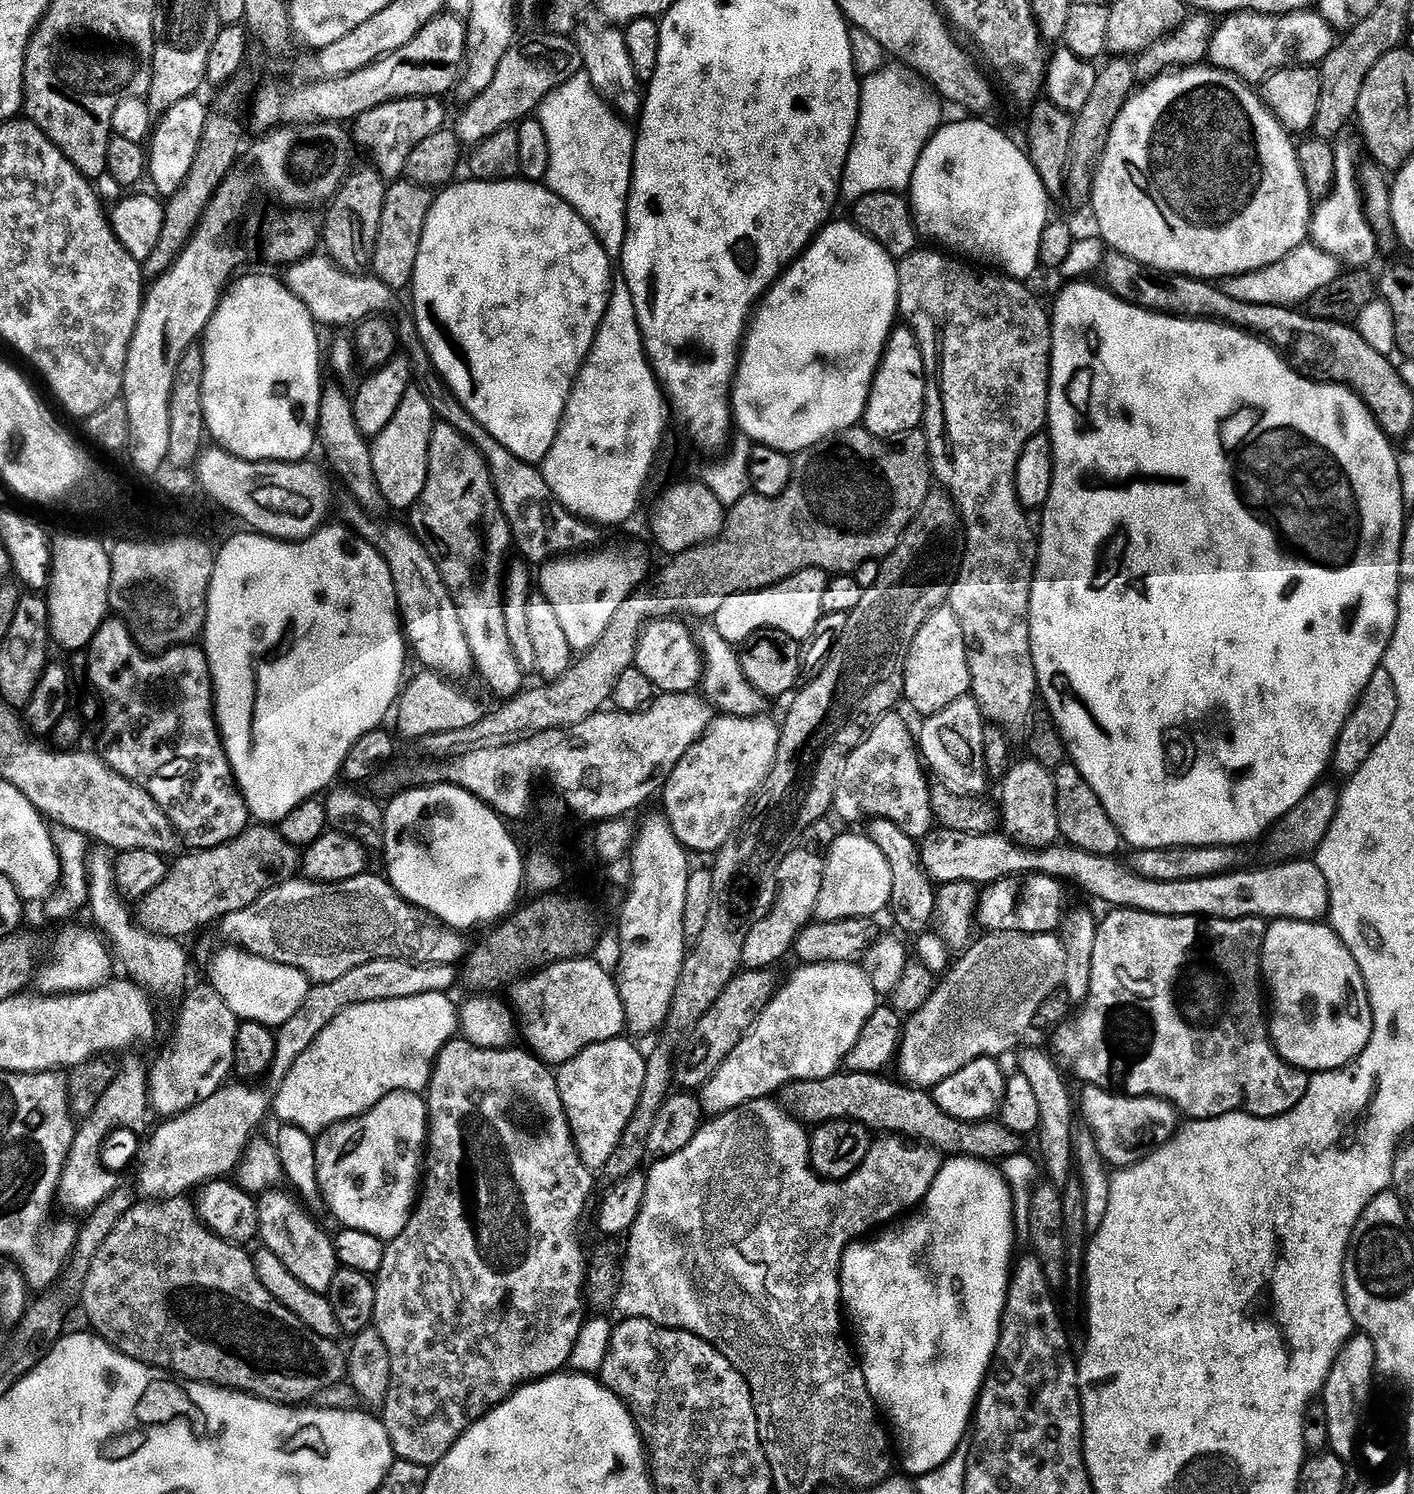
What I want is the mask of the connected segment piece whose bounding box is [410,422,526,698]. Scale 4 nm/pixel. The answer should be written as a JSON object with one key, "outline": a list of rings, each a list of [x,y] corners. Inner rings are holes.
{"outline":[[[438,422],[432,427],[432,437],[430,438],[430,448],[428,450],[428,473],[426,474],[426,484],[420,495],[420,499],[416,501],[415,506],[410,509],[410,516],[412,516],[412,522],[410,521],[410,528],[412,532],[416,534],[427,545],[429,549],[436,550],[436,548],[444,548],[444,560],[442,564],[442,572],[446,577],[446,583],[448,588],[455,593],[454,599],[457,607],[460,609],[461,622],[464,627],[465,634],[469,639],[469,648],[472,651],[473,658],[475,660],[475,671],[481,676],[484,675],[488,679],[488,684],[492,687],[492,692],[499,698],[511,698],[517,696],[521,690],[525,687],[524,676],[526,676],[525,669],[521,668],[517,663],[514,650],[511,649],[509,638],[506,634],[506,622],[504,621],[503,603],[501,597],[498,595],[492,596],[492,592],[501,591],[502,577],[506,572],[506,563],[504,559],[508,556],[508,551],[513,551],[514,543],[512,538],[511,526],[508,525],[506,514],[503,513],[502,506],[499,504],[499,498],[496,496],[495,486],[492,485],[491,474],[488,471],[488,464],[483,458],[483,454],[458,431],[454,426]],[[480,580],[480,597],[476,597],[476,583]]]}

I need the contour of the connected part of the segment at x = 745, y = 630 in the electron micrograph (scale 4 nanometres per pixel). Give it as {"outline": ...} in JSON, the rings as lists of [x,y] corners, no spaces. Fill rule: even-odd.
{"outline":[[[807,568],[762,591],[736,592],[722,602],[712,617],[712,623],[722,638],[733,646],[745,643],[750,634],[764,628],[777,629],[789,634],[793,640],[807,641],[806,638],[815,635],[817,624],[824,615],[822,598],[829,579],[829,573],[820,568]]]}

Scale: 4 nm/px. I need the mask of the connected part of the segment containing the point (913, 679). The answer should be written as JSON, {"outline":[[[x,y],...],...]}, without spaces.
{"outline":[[[950,606],[934,610],[926,622],[923,622],[917,636],[913,638],[912,645],[908,650],[904,668],[903,699],[916,712],[921,712],[921,717],[937,715],[939,711],[946,710],[948,706],[973,691],[972,671],[968,661],[968,639],[964,636],[962,622],[954,614]]]}

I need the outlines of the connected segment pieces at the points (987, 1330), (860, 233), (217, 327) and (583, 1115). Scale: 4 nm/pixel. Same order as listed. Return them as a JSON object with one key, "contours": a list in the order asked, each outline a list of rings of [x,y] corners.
{"contours":[[[[954,1156],[943,1162],[945,1164],[937,1170],[936,1177],[931,1177],[928,1190],[922,1197],[918,1211],[912,1214],[917,1214],[917,1216],[909,1215],[907,1217],[909,1220],[905,1222],[904,1228],[889,1227],[884,1230],[889,1230],[889,1232],[881,1231],[879,1233],[881,1236],[877,1240],[869,1239],[866,1242],[869,1243],[863,1247],[863,1244],[859,1243],[850,1245],[845,1250],[843,1262],[840,1264],[840,1284],[852,1284],[852,1280],[856,1280],[856,1296],[860,1296],[860,1304],[852,1304],[847,1315],[850,1317],[851,1323],[852,1320],[856,1323],[857,1334],[855,1335],[864,1346],[862,1369],[868,1393],[876,1401],[877,1409],[886,1417],[895,1439],[896,1436],[900,1439],[900,1448],[904,1451],[904,1468],[909,1473],[904,1472],[912,1478],[919,1478],[930,1471],[938,1470],[954,1454],[958,1444],[969,1433],[976,1401],[980,1398],[980,1389],[984,1387],[984,1379],[992,1368],[992,1360],[996,1356],[996,1347],[1000,1341],[1000,1326],[1004,1323],[1005,1302],[1008,1297],[1014,1260],[1012,1248],[1018,1240],[1013,1216],[1012,1194],[1003,1178],[1001,1169],[995,1163],[975,1160],[972,1156]]],[[[829,222],[817,232],[811,244],[784,269],[779,280],[763,293],[762,299],[751,317],[742,341],[736,365],[736,374],[730,389],[732,419],[737,429],[741,428],[753,445],[772,448],[776,452],[795,454],[825,440],[827,436],[838,434],[847,428],[855,428],[863,421],[864,407],[872,389],[872,379],[876,377],[878,357],[883,353],[885,344],[897,323],[900,303],[900,279],[896,273],[898,264],[890,253],[876,239],[872,239],[864,229],[852,222],[835,224]]],[[[242,276],[220,297],[220,305],[214,310],[208,327],[204,329],[202,337],[203,363],[208,366],[208,369],[202,374],[201,384],[204,427],[207,435],[216,439],[213,441],[219,447],[243,460],[258,460],[261,462],[307,461],[312,456],[312,447],[315,449],[318,444],[318,428],[308,428],[308,420],[312,420],[312,416],[317,419],[320,418],[322,399],[322,392],[320,392],[320,342],[316,338],[318,325],[308,313],[303,302],[279,279],[276,281],[272,276]]],[[[619,1037],[586,1047],[580,1054],[562,1064],[556,1072],[559,1096],[576,1139],[576,1148],[583,1158],[583,1164],[593,1172],[601,1171],[620,1144],[623,1132],[635,1114],[646,1078],[647,1057],[642,1052],[640,1054],[630,1041],[625,1040]]]]}

